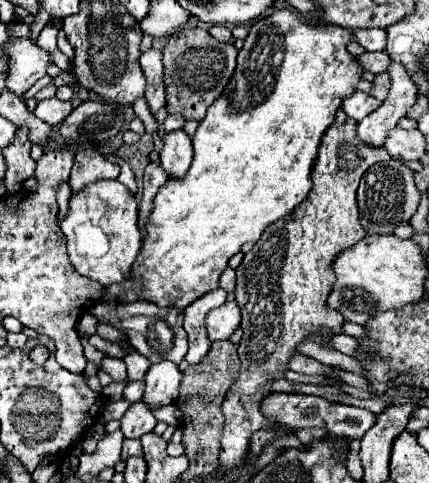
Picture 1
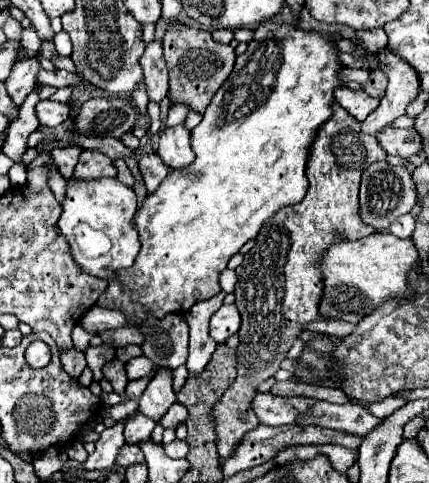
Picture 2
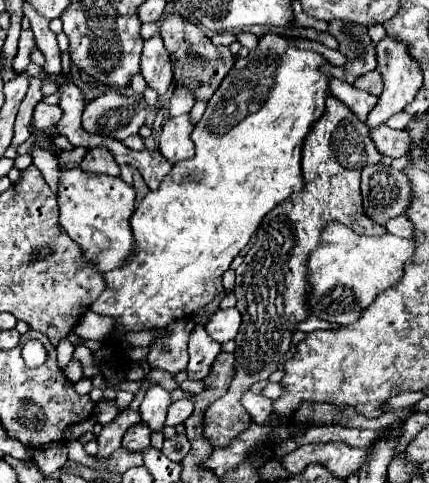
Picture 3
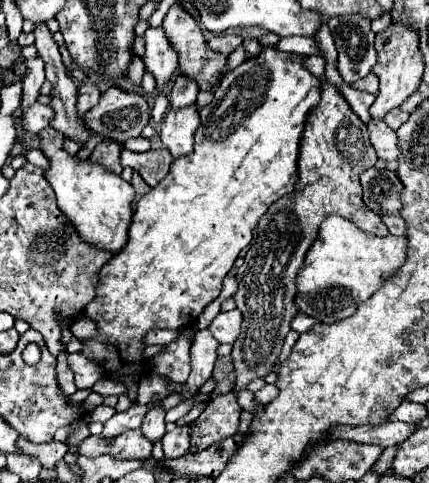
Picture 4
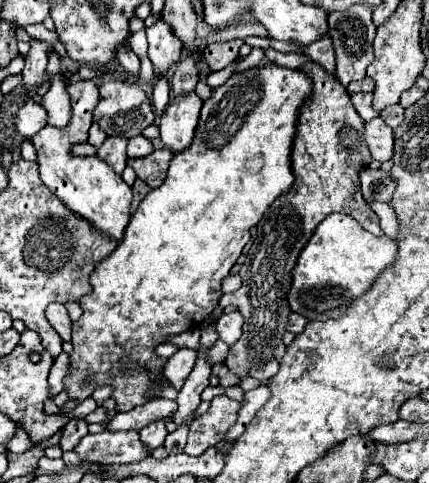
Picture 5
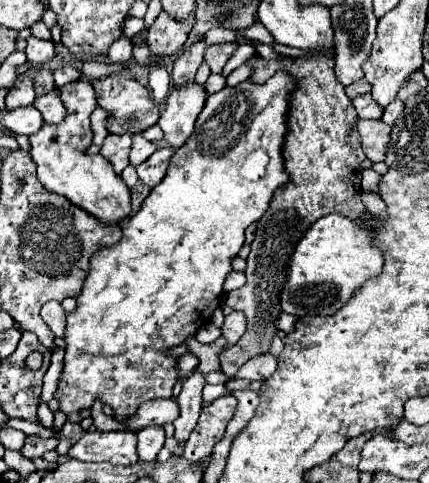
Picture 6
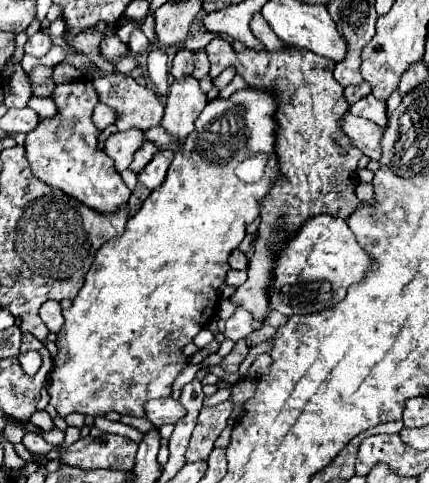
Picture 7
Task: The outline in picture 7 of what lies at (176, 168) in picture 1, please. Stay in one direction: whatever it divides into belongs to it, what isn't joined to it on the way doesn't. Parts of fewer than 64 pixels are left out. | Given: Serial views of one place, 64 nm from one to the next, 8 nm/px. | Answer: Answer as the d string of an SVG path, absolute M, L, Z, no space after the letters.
M186 76L182 80L174 80L168 90L162 128L184 142L184 138L194 130L194 122L206 104L206 94L200 90L196 78Z

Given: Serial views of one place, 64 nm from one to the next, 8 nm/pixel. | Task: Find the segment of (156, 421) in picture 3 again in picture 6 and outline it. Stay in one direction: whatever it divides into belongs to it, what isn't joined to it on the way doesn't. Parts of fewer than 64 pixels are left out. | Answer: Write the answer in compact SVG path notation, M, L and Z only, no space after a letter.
M148 426L138 430L138 458L140 462L156 462L156 454L164 446L164 428Z

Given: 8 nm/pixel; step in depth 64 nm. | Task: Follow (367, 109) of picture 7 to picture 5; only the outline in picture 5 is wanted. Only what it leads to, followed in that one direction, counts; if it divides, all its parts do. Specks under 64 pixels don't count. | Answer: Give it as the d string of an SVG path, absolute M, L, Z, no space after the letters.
M360 92L360 94L350 94L350 98L352 98L352 104L354 104L356 112L362 116L362 120L368 122L368 120L380 116L380 112L374 110L374 106L372 106L372 94Z

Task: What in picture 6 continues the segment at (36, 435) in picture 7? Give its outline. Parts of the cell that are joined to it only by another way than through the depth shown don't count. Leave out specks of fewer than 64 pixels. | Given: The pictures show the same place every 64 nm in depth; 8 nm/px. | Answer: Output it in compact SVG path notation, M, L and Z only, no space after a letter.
M28 436L26 438L26 444L22 448L22 454L26 458L36 458L36 456L42 456L46 454L48 450L54 450L58 446L59 440L56 438L48 438L48 440L42 440L38 436Z

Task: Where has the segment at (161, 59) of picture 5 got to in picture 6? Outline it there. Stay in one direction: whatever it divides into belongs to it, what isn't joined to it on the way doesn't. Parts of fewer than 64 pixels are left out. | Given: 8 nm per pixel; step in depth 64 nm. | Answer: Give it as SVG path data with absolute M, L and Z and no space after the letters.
M162 10L154 26L146 34L150 52L158 58L176 54L176 50L180 50L186 44L192 26L194 26L194 16L188 16L186 20L176 20L174 16Z

